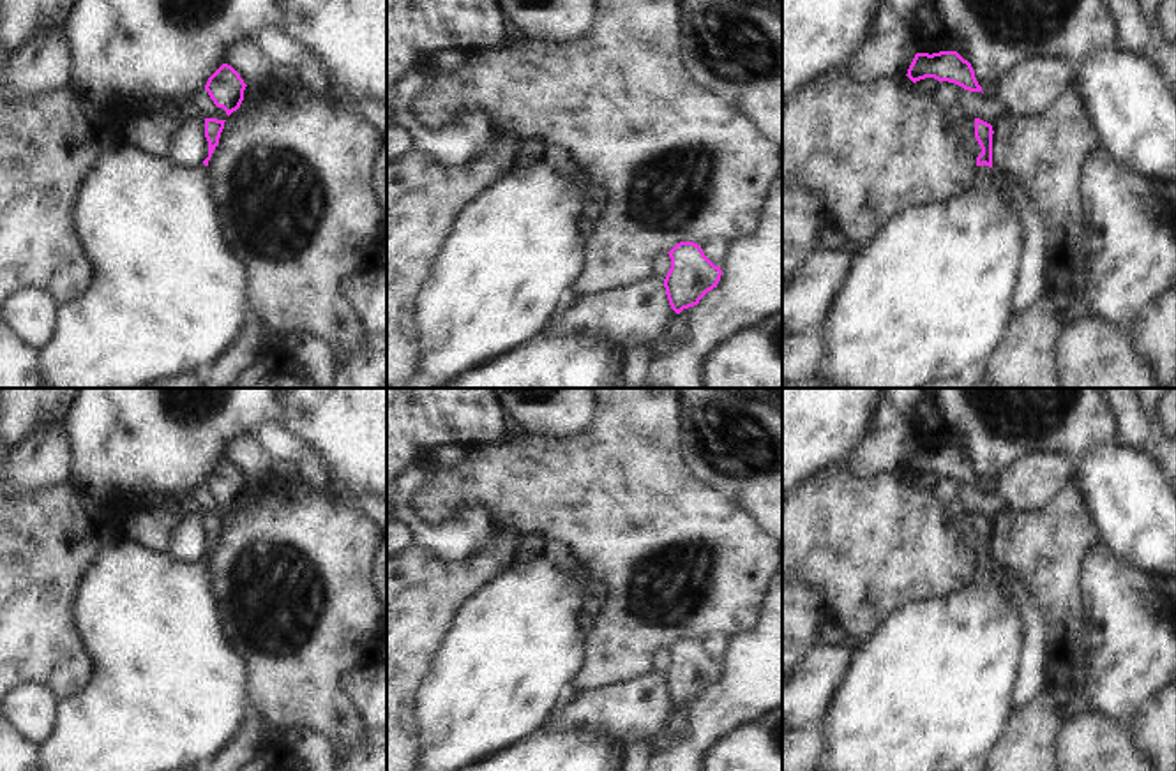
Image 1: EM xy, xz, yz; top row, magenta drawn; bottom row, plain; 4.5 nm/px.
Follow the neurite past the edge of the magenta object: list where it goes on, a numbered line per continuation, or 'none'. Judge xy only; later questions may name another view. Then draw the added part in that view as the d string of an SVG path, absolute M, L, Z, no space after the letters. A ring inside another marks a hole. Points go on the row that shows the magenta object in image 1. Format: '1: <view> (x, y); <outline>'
none

